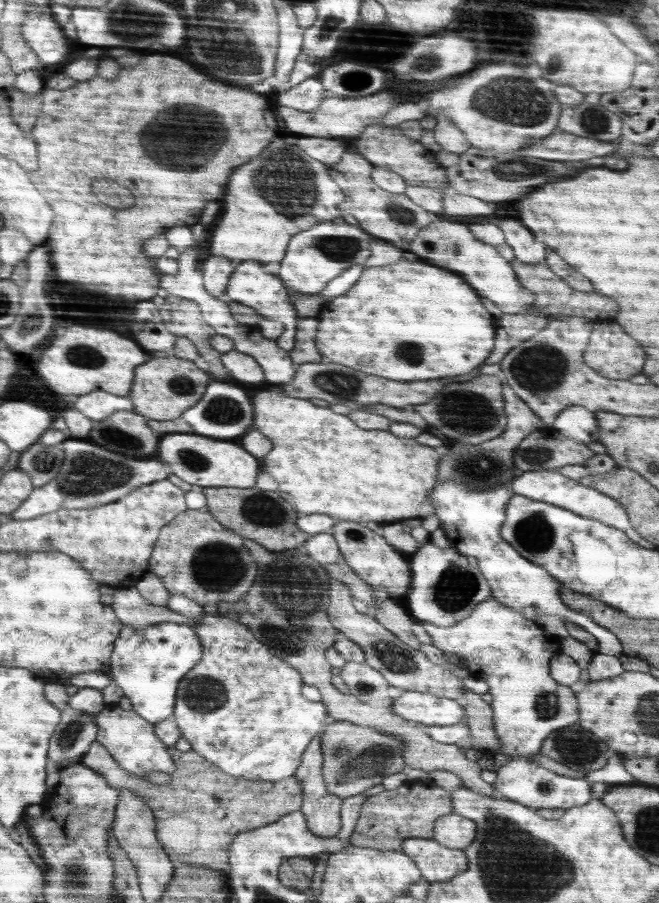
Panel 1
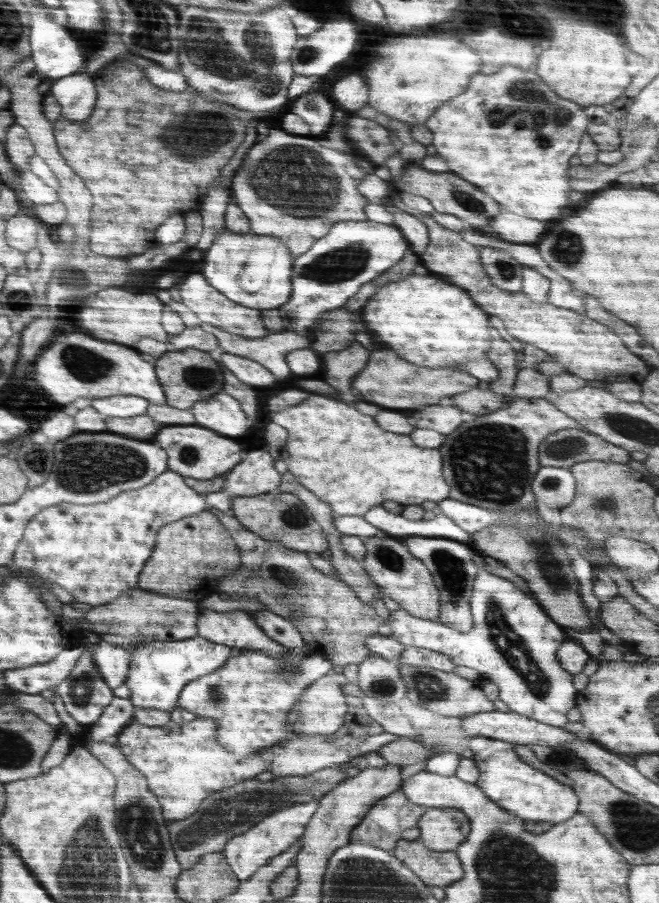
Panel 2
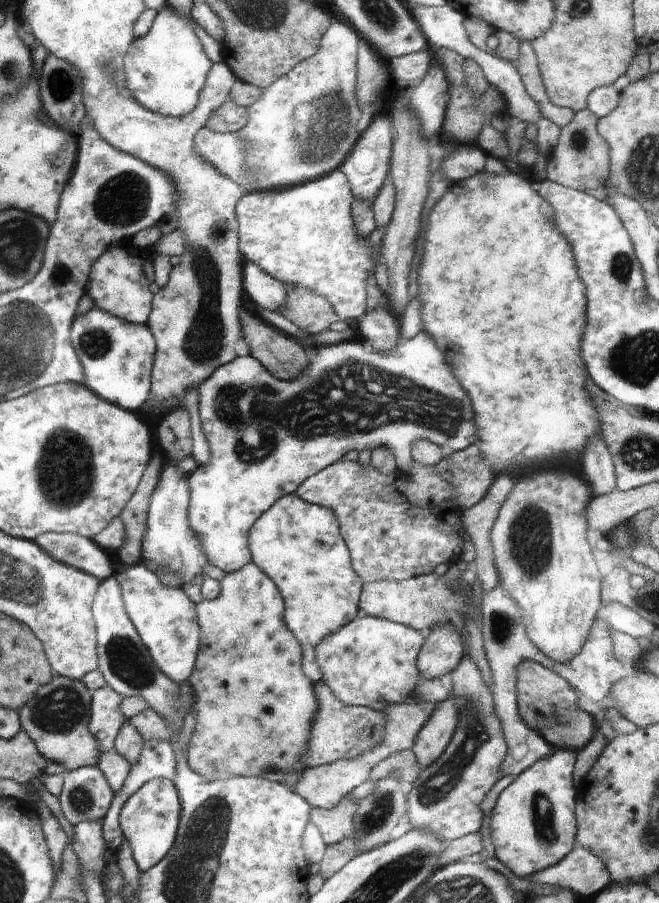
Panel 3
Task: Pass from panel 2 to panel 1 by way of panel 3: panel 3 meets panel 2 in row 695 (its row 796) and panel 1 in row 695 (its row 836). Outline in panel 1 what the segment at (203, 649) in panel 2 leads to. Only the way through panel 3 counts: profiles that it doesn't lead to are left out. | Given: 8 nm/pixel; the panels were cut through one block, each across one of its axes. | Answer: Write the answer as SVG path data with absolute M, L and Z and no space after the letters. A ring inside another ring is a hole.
M164 622L140 629L124 624L122 626L107 673L83 672L66 678L61 684L102 690L110 683L116 683L122 688L124 696L130 699L133 711L154 725L173 714L178 683L200 660L202 644L193 628L186 624Z

